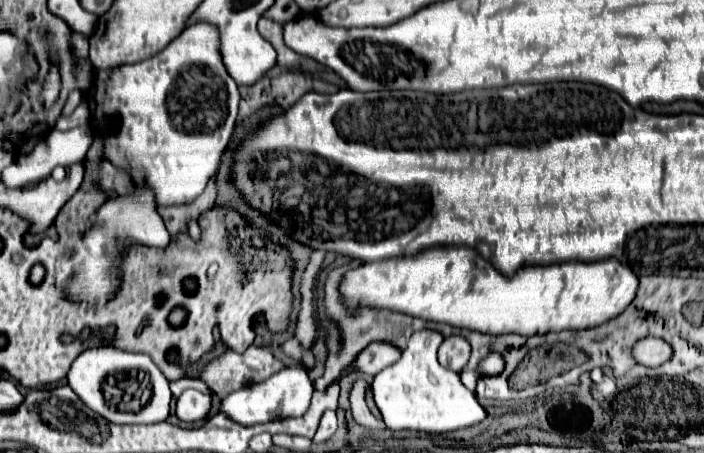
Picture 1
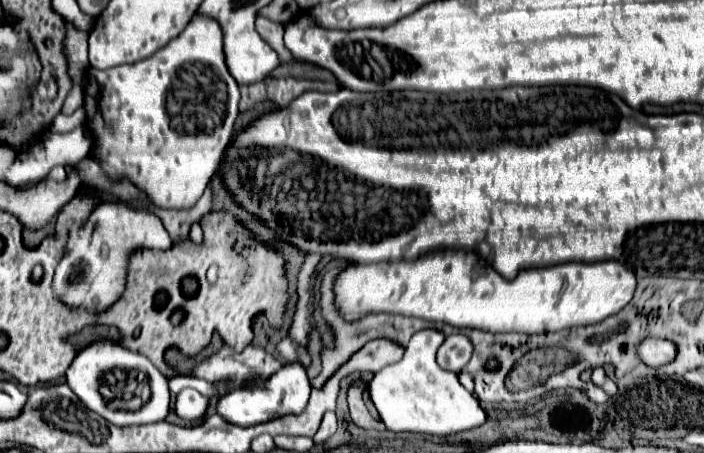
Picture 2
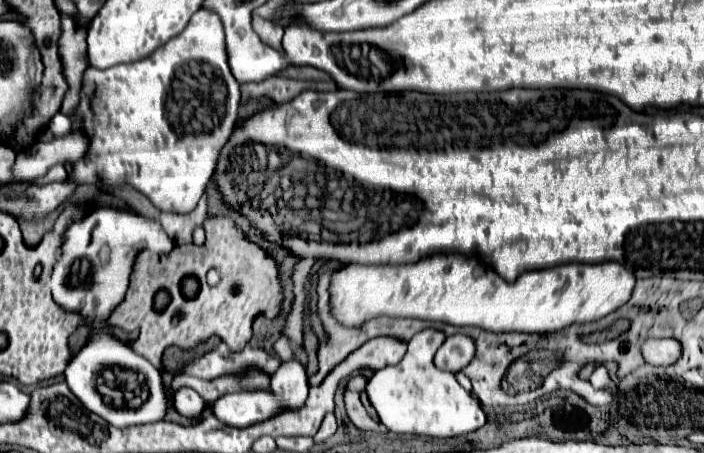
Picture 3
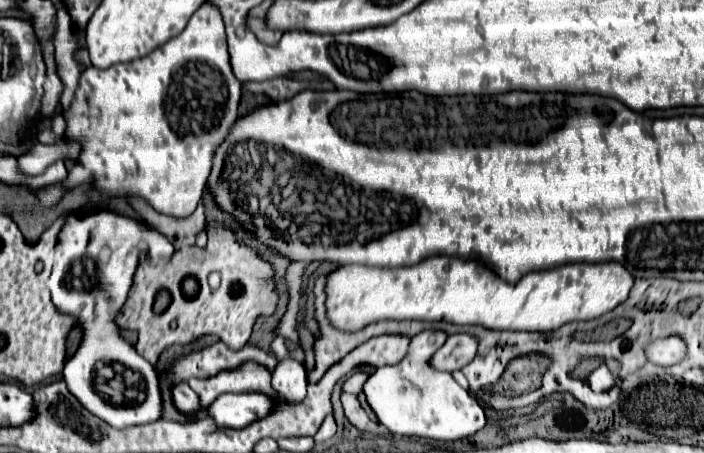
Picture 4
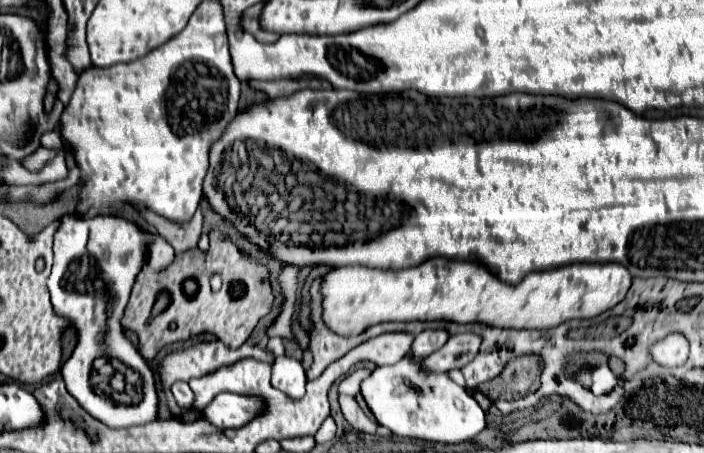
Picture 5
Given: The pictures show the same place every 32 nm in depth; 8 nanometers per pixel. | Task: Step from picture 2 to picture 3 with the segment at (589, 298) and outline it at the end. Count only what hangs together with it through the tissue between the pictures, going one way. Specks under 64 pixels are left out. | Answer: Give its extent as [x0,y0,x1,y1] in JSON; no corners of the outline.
[330,254,634,332]

